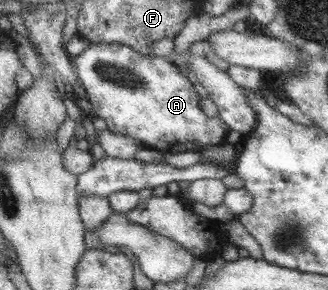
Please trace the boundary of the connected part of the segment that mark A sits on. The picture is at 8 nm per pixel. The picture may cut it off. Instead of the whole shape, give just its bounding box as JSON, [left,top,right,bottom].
[73,43,227,154]

